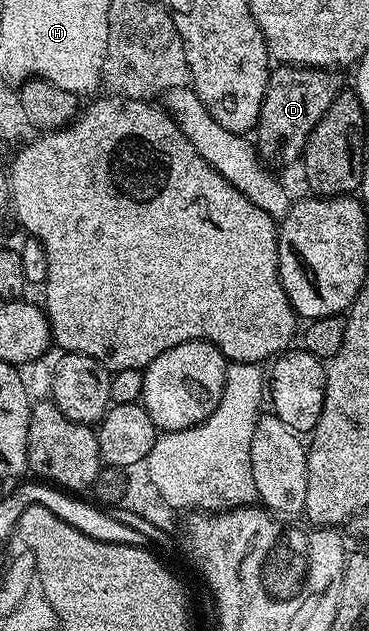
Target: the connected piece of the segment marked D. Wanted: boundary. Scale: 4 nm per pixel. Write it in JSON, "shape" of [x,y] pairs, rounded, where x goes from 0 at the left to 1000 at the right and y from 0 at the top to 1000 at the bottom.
{"shape":[[[756,103],[737,111],[702,193],[691,197],[686,209],[686,225],[715,258],[737,266],[767,265],[818,247],[837,223],[837,211],[848,211],[859,192],[881,185],[881,173],[892,173],[892,166],[902,166],[902,160],[919,152],[919,119],[916,111],[873,106]]]}

